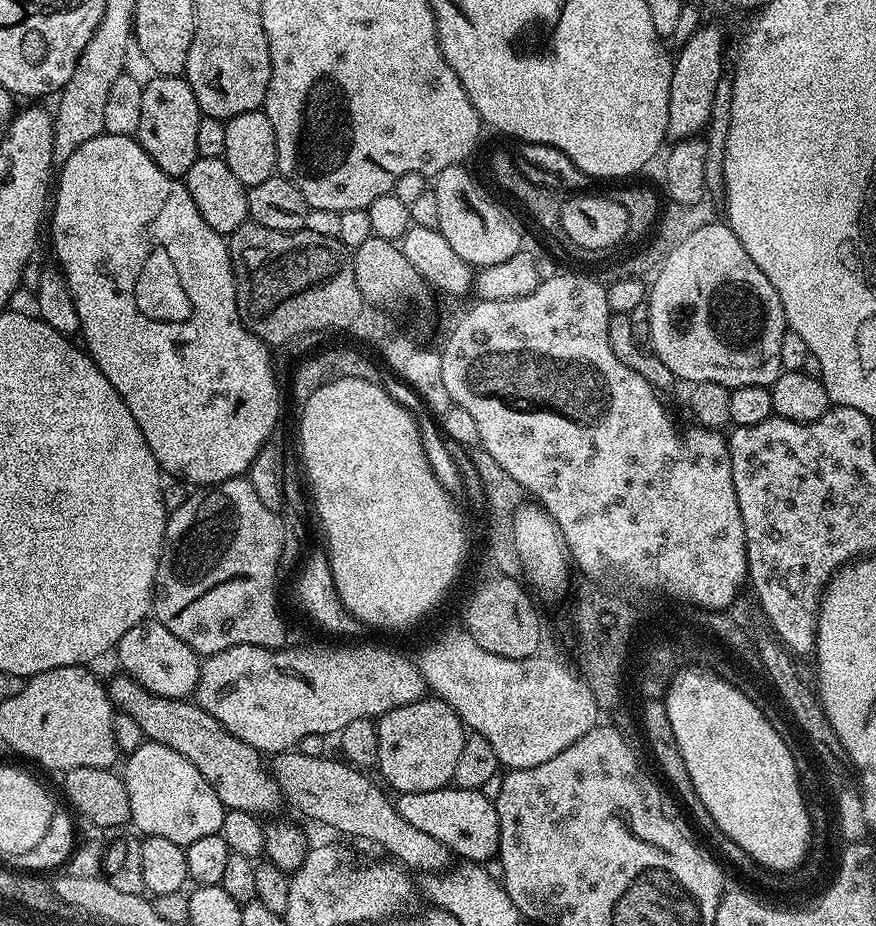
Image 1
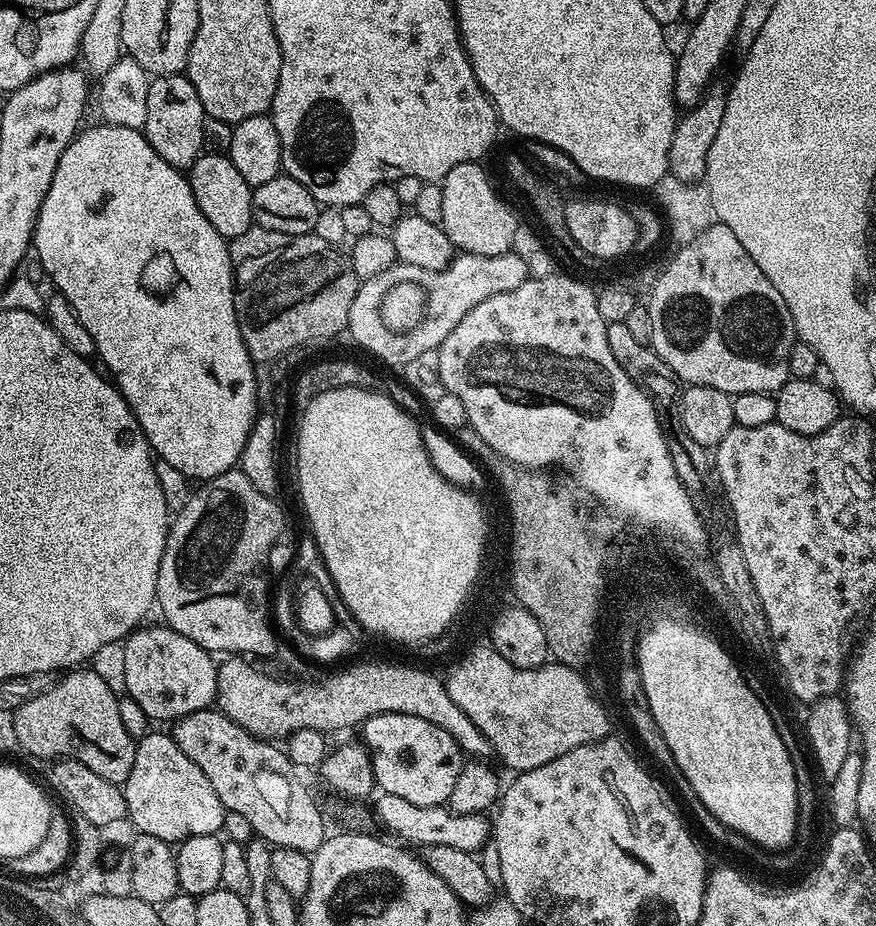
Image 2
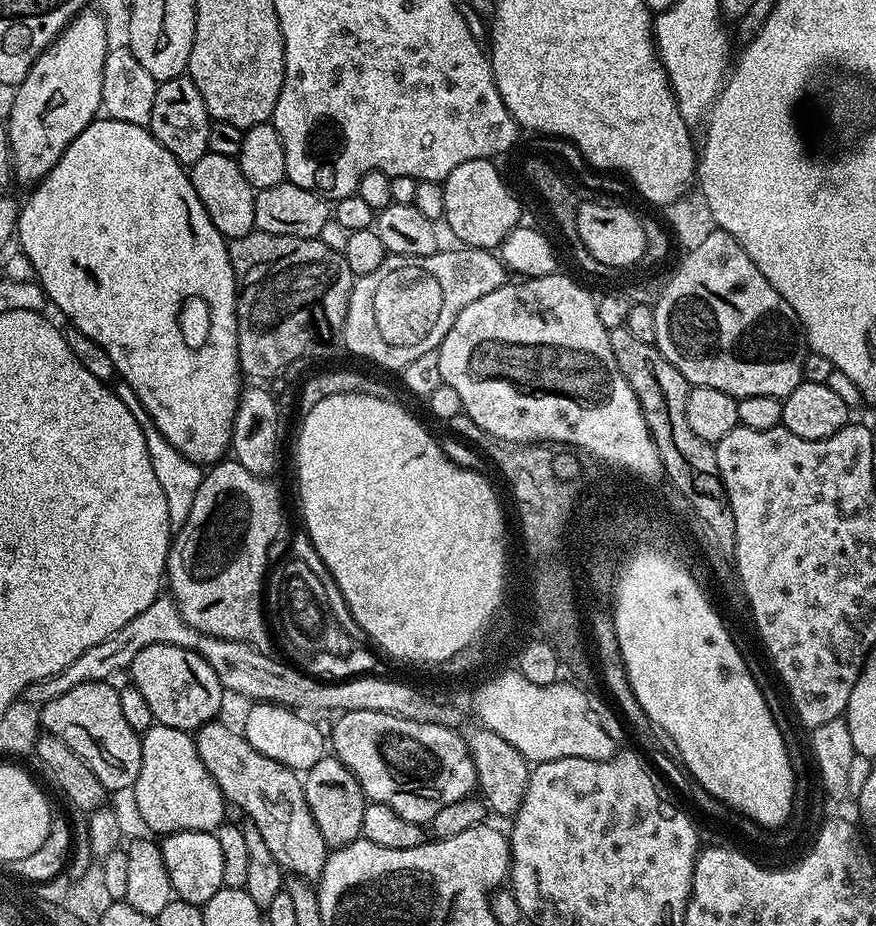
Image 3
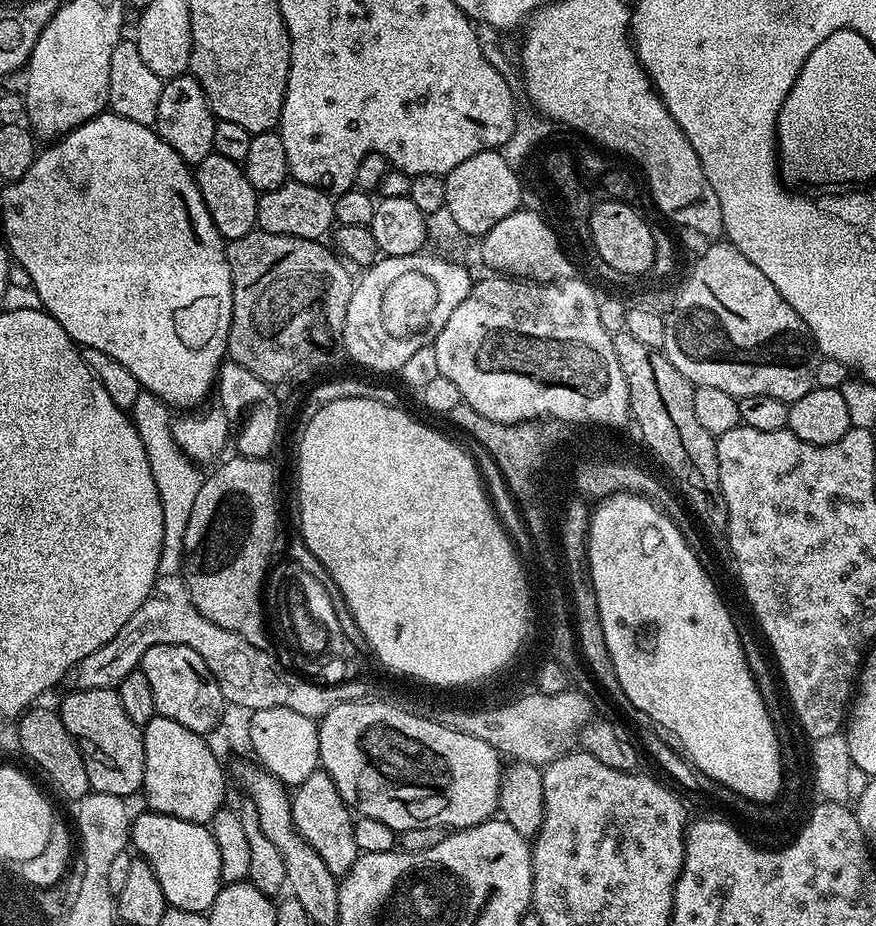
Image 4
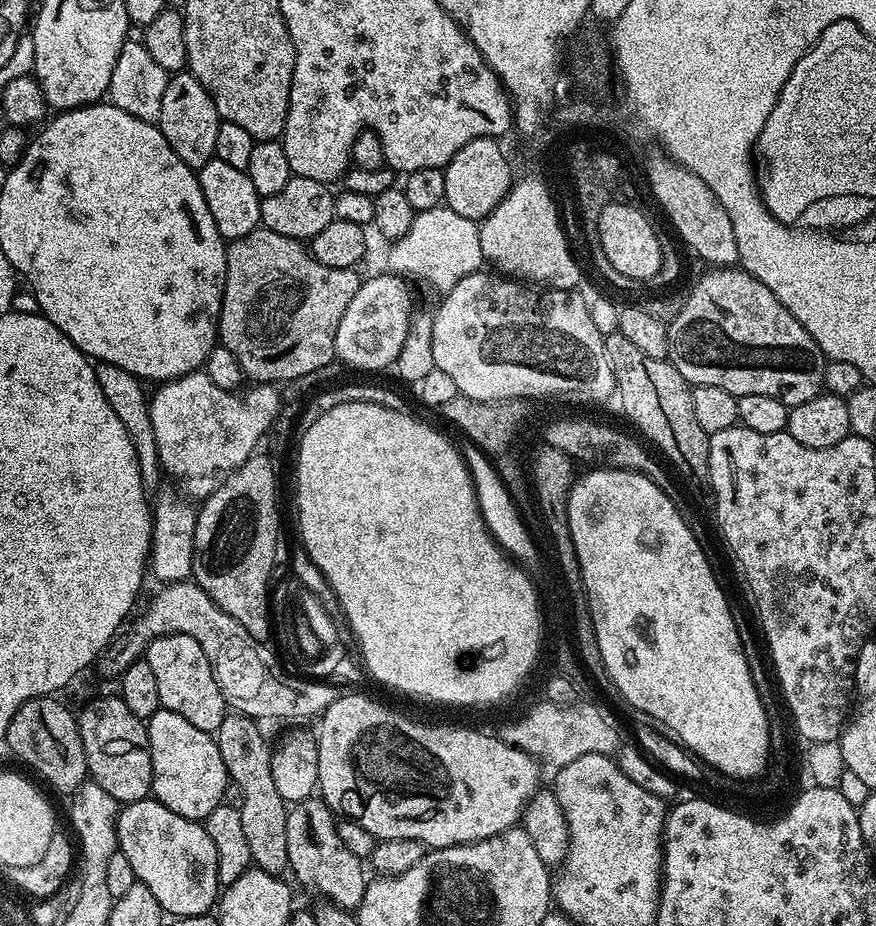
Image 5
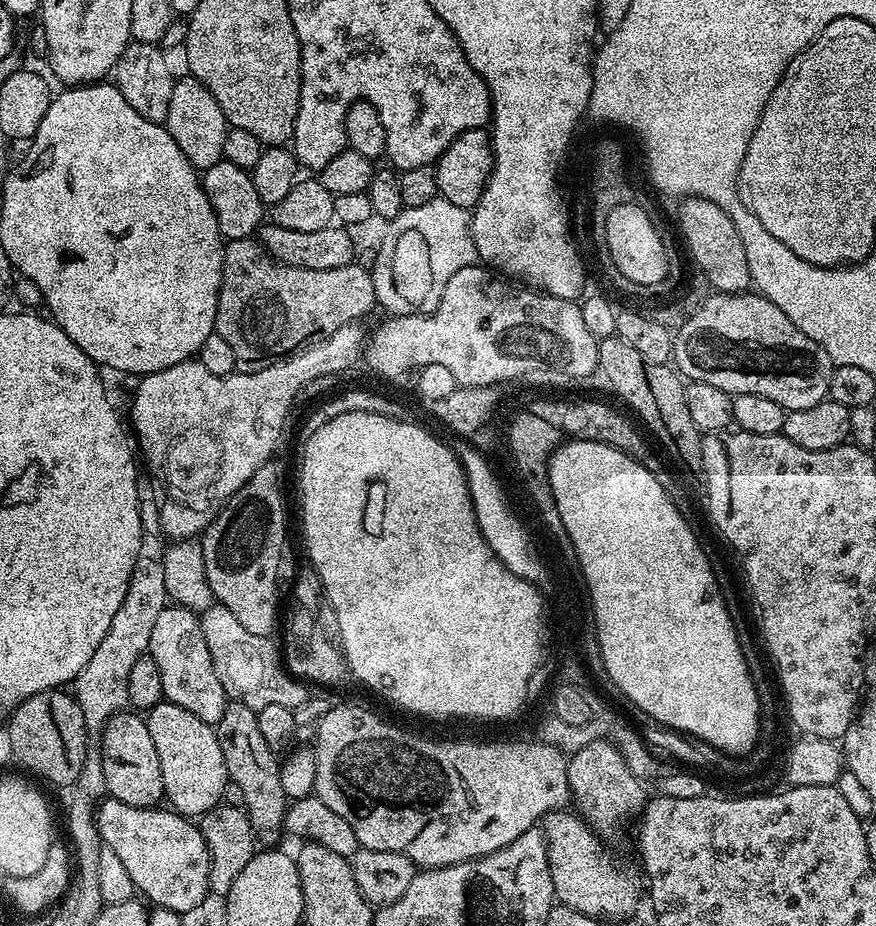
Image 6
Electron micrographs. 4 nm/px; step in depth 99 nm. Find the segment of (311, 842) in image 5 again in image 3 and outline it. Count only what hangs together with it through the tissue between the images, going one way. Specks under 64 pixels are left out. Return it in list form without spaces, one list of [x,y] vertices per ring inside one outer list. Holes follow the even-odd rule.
[[[326,754],[309,772],[303,773],[302,783],[306,806],[318,830],[322,830],[322,838],[329,849],[335,850],[361,839],[366,797],[358,778],[354,778],[341,760],[336,759],[335,755]]]

